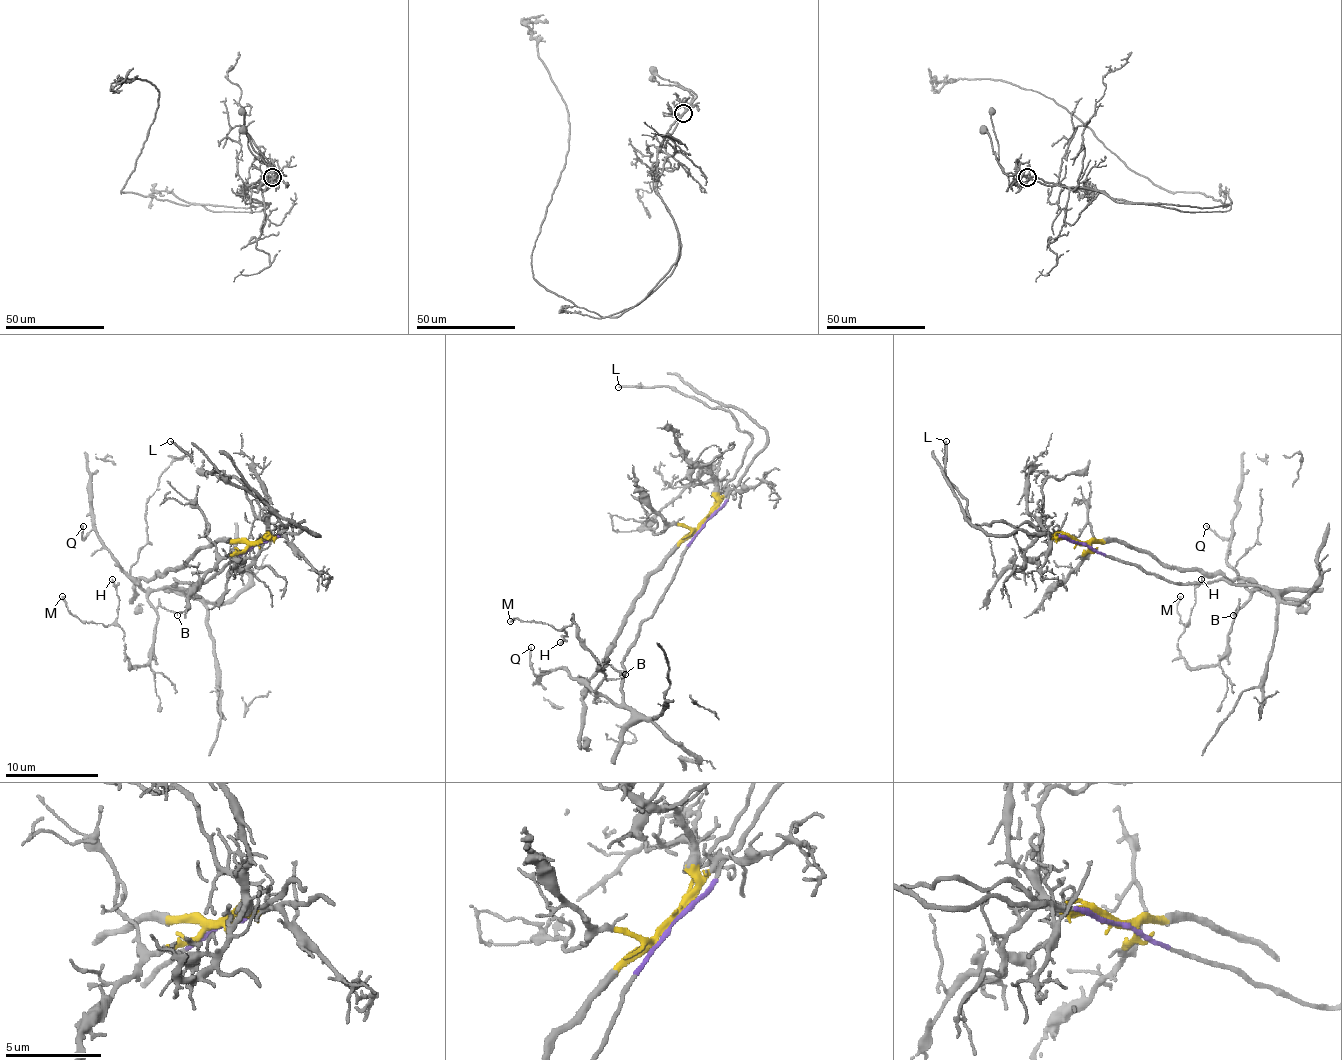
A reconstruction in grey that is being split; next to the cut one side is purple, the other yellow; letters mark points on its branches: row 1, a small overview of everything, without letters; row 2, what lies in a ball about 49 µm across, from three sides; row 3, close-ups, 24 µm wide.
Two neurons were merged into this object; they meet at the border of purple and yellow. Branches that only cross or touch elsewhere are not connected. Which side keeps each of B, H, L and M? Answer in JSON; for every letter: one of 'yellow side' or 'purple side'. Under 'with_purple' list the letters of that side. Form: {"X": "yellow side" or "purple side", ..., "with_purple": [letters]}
{"B": "purple side", "H": "purple side", "L": "yellow side", "M": "purple side", "with_purple": ["B", "H", "M"]}

